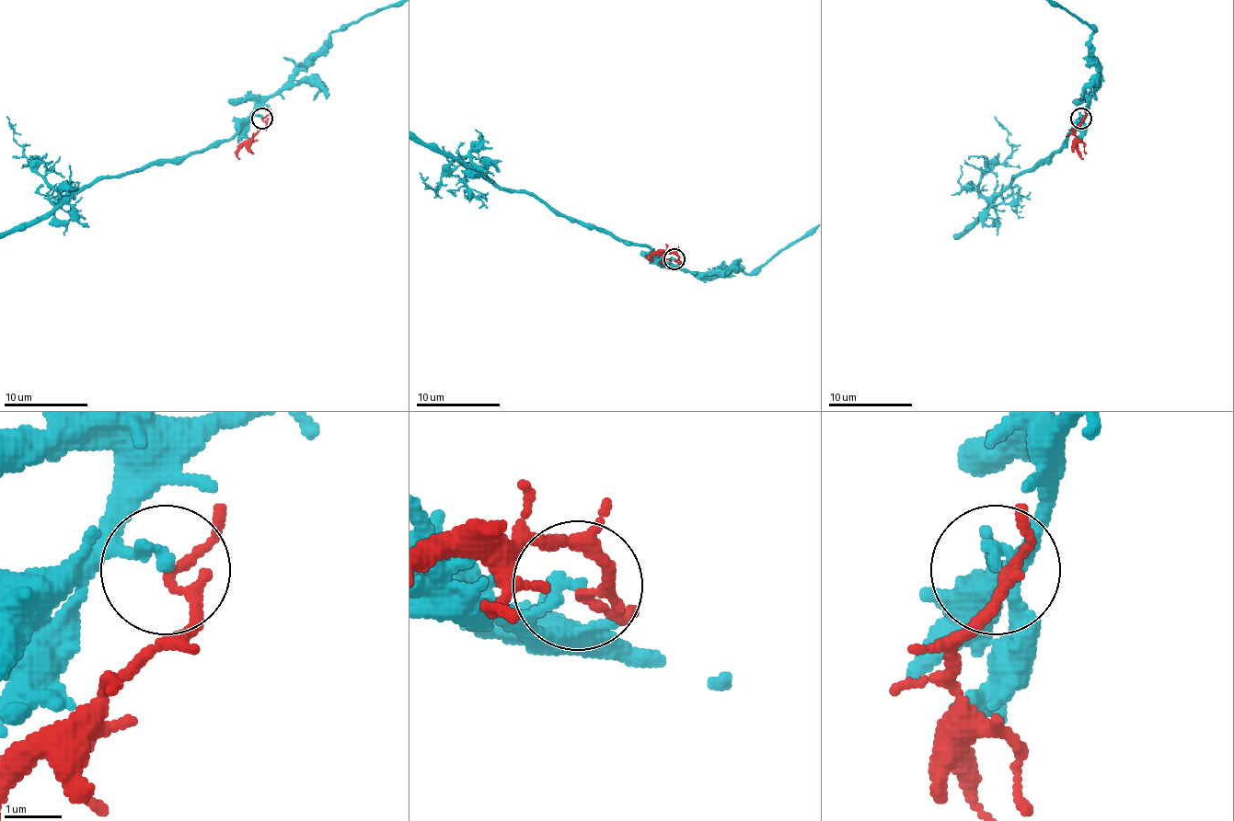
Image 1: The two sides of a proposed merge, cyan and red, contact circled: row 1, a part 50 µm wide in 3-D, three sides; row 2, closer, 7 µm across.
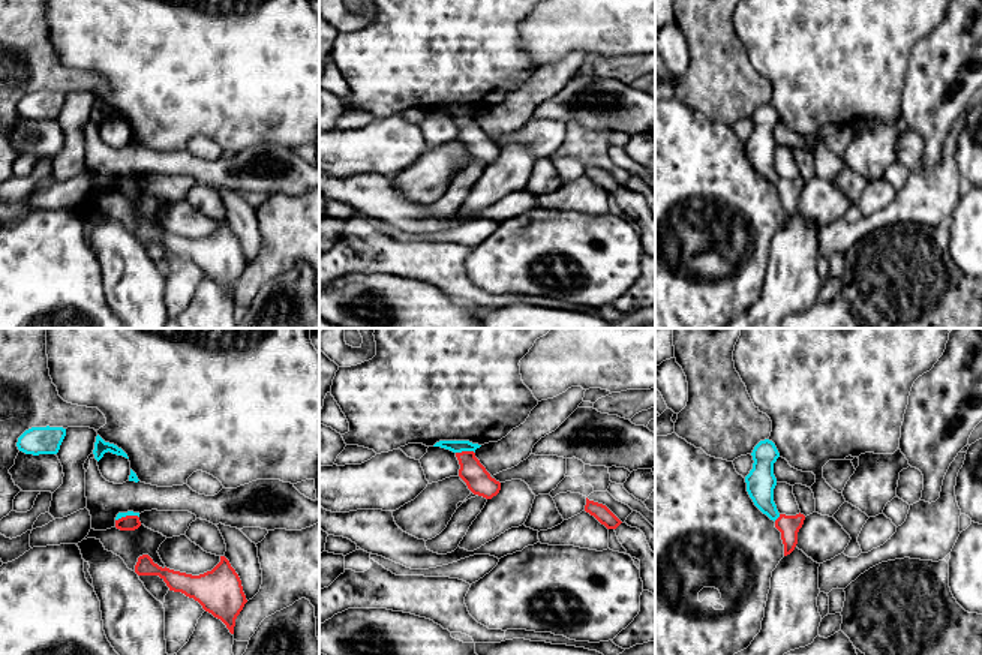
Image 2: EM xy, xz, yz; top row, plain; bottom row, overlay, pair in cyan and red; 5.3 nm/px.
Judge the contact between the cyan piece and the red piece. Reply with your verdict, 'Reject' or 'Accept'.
Reject

